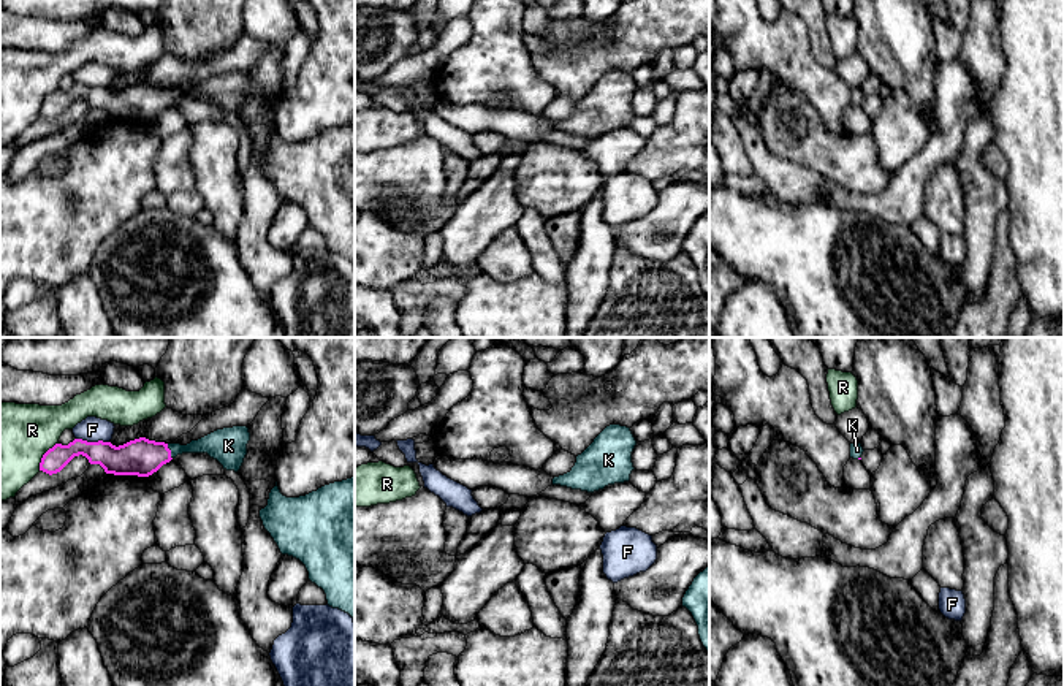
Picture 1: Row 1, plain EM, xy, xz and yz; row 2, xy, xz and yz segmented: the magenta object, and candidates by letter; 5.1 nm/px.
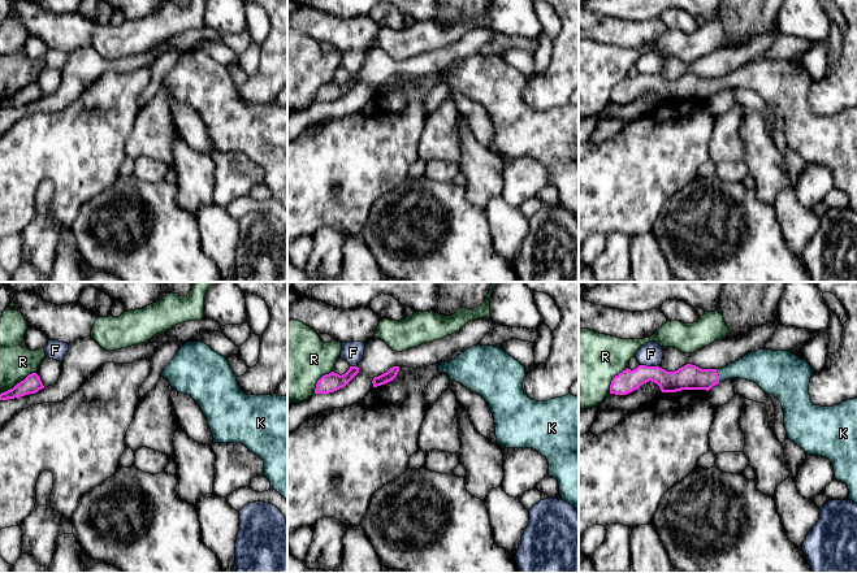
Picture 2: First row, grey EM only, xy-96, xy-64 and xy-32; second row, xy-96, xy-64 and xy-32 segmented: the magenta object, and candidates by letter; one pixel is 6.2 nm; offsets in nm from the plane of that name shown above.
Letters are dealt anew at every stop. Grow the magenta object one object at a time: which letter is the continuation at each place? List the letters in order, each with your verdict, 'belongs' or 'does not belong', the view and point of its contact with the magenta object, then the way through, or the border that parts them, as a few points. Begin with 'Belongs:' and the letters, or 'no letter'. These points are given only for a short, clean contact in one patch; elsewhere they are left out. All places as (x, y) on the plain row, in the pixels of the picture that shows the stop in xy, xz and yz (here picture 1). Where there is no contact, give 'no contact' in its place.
Belongs: K
F: does not belong; contact xy (92, 87); border xy (76, 83), (108, 87)
K: belongs; contact xy (170, 97); way xy (141, 102), (170, 97), (217, 89)
R: does not belong; contact xy (43, 100)

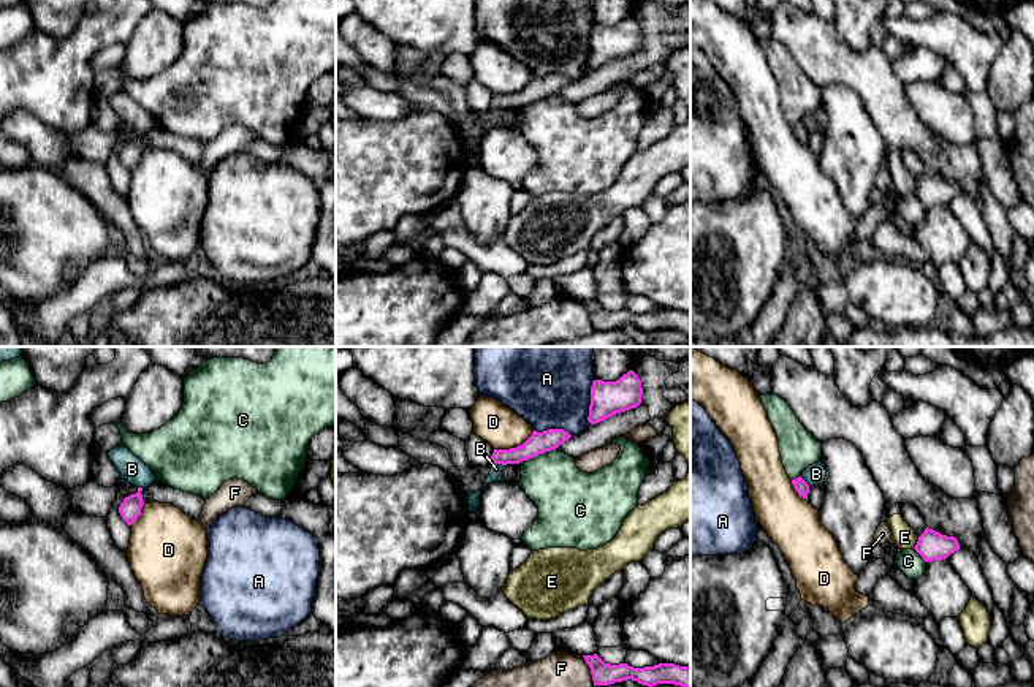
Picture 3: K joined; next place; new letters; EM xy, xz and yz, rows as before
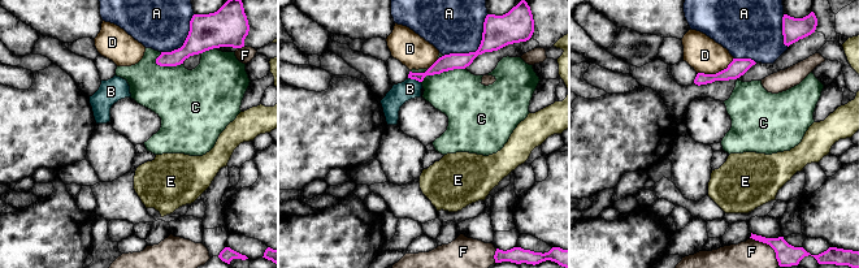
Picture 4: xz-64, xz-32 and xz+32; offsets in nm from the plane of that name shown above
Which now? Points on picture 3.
Belongs: no letter
A: does not belong; contact xz (591, 46)
B: does not belong; contact xz (497, 108)
C: does not belong; contact xz (537, 100)
D: does not belong; contact xz (513, 94); border xz (534, 76), (515, 92), (494, 95)
E: does not belong; contact yz (917, 189)
F: does not belong; contact xz (591, 315)

